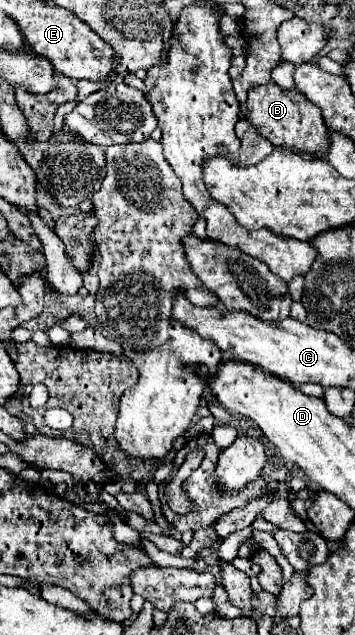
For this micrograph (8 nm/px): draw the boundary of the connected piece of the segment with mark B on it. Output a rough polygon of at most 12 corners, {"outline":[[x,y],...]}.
{"outline":[[274,82],[252,86],[242,116],[274,146],[324,156],[320,108]]}

